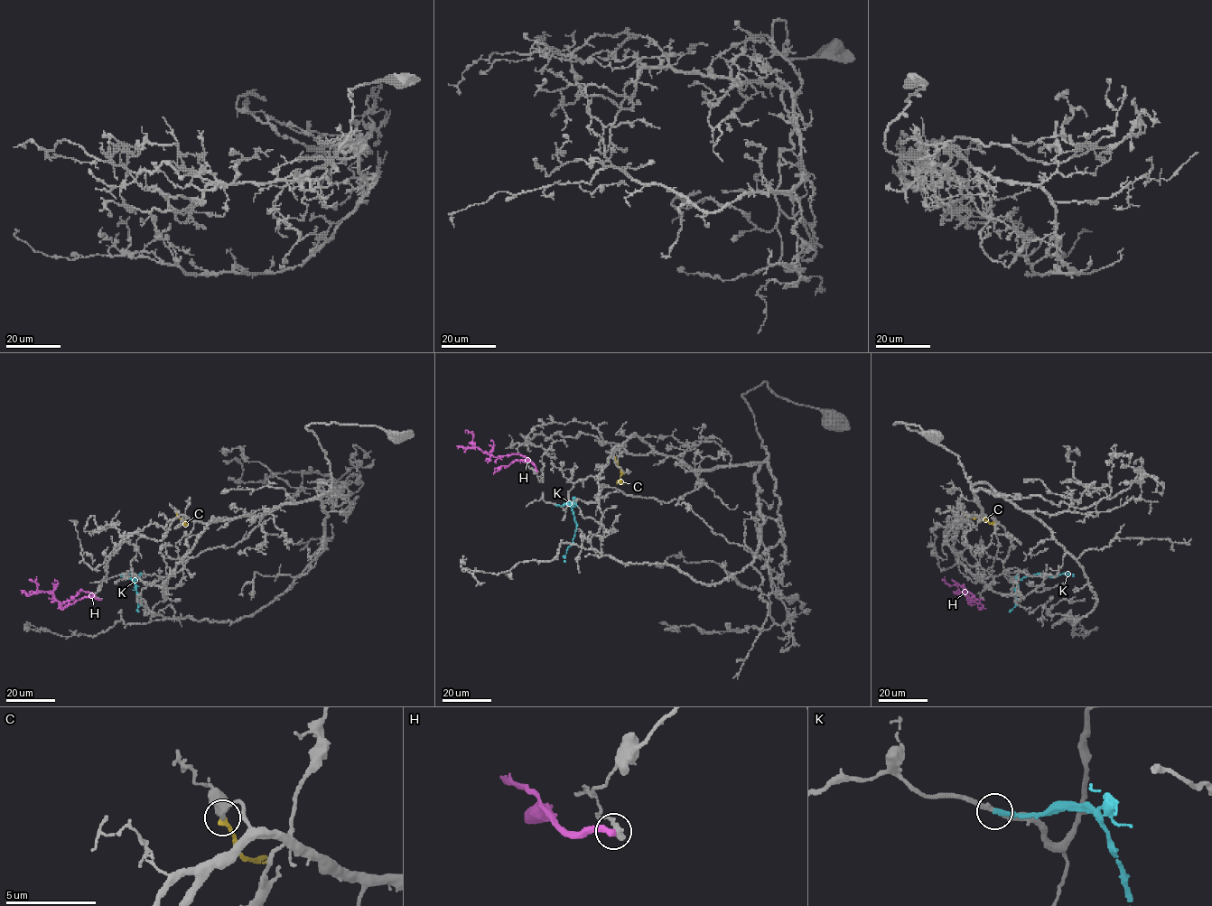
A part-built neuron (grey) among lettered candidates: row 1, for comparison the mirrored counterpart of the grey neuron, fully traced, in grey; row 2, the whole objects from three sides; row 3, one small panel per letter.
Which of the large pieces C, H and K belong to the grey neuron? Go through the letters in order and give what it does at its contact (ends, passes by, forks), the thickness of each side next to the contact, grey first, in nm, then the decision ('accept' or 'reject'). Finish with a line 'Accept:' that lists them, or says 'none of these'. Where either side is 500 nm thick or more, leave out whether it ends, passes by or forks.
C: it ends | 480/320 nm | accept
H: it ends | 420/360 nm | reject
K: it ends | 280/260 nm | reject
Accept: C

